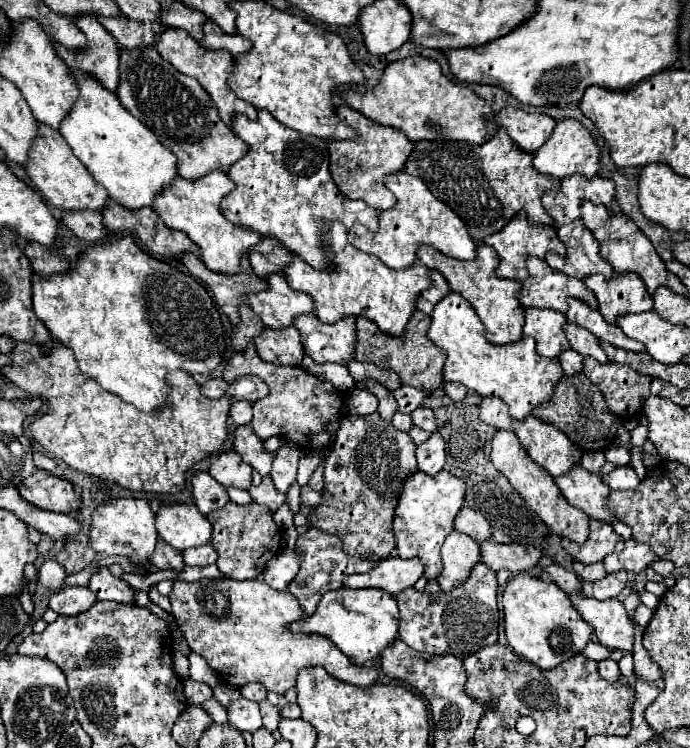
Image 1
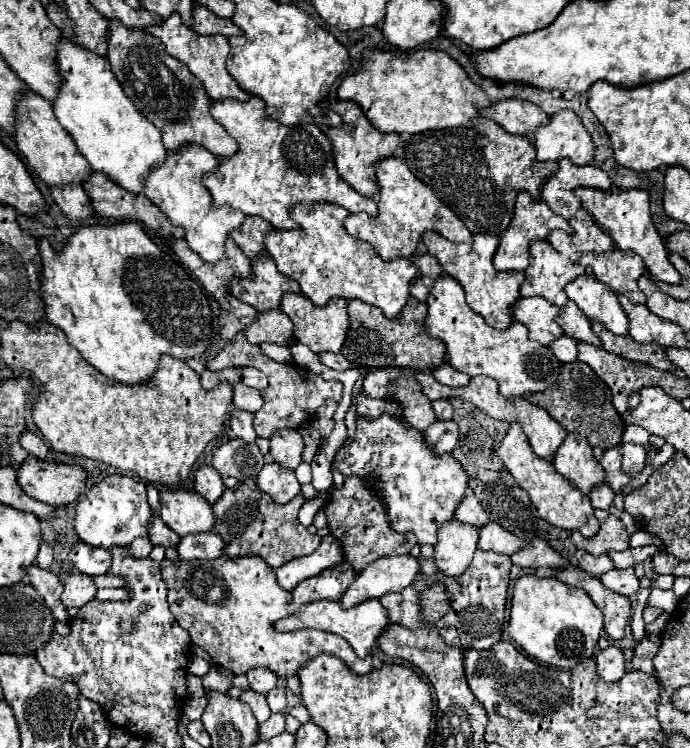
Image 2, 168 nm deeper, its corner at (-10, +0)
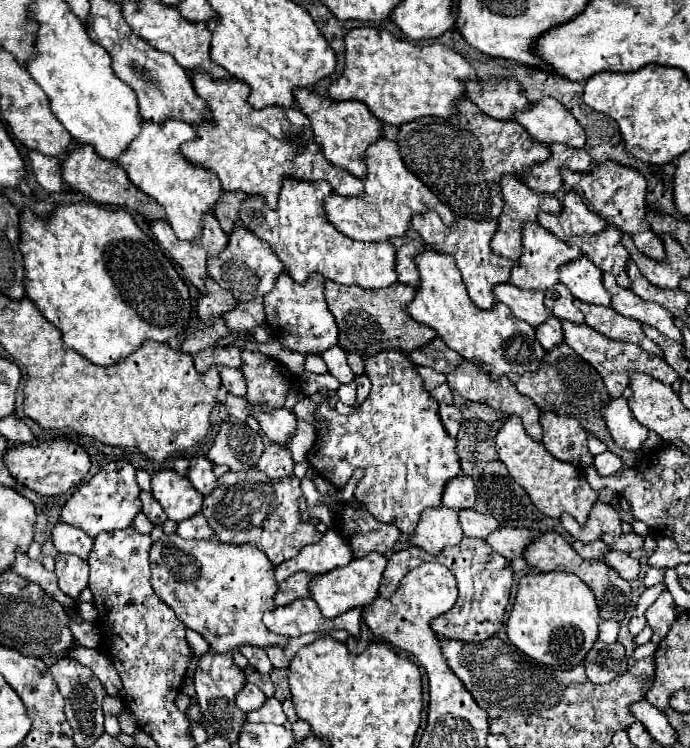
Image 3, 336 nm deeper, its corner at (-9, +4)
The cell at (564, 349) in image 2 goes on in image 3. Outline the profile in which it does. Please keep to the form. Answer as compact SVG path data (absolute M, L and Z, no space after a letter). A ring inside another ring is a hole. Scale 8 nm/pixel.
M549 318L545 324L541 324L537 328L537 340L541 342L541 346L545 350L549 348L555 348L563 342L563 328L561 328L561 322L557 318Z

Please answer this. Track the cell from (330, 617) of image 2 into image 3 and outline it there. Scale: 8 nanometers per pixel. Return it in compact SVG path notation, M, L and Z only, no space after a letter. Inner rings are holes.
M311 598L295 600L287 606L279 606L273 612L263 616L263 624L281 636L301 636L305 632L329 632L329 630L347 630L353 638L359 636L363 610L355 608L337 618L325 618L319 612L319 606Z

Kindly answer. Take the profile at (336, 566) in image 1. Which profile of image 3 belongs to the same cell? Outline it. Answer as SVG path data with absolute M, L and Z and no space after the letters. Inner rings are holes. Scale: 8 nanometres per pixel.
M297 572L291 578L287 578L285 582L279 584L279 592L275 596L275 604L277 606L285 606L297 598L307 598L309 596L309 584L315 578L315 574L309 572Z

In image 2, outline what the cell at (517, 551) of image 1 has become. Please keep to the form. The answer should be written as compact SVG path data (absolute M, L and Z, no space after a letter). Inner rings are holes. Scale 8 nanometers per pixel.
M496 522L482 526L478 530L478 534L480 534L480 540L478 540L480 550L492 550L492 552L498 552L498 554L508 554L508 556L510 556L510 552L516 552L516 550L524 548L524 544L528 544L526 540L504 530Z

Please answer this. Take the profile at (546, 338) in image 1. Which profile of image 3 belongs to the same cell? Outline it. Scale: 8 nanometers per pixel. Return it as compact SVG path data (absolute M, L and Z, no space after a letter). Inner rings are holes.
M499 284L493 288L493 294L495 294L497 302L507 304L519 320L525 320L533 328L537 328L539 324L547 322L547 318L553 316L543 304L543 300L545 300L543 292L519 290L513 284Z

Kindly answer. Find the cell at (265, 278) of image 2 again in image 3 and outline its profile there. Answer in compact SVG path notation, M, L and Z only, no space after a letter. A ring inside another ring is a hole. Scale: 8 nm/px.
M237 226L233 230L233 234L229 236L229 244L227 248L217 256L211 258L207 264L207 274L225 290L229 290L237 300L245 302L251 300L255 296L265 296L273 290L273 284L277 282L279 274L283 274L283 262L277 260L277 256L273 254L273 250L269 248L269 244L265 240L259 240L257 236L253 236L247 228Z

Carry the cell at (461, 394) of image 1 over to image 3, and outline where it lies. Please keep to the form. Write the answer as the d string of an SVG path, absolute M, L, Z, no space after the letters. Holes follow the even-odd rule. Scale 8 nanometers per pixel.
M435 338L427 346L413 352L409 356L409 360L417 366L429 366L435 372L441 372L445 376L451 374L463 362L463 358L455 350L451 350L441 338Z

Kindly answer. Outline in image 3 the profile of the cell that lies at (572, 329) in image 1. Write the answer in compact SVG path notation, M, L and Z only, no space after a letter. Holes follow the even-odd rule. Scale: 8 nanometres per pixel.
M555 284L551 290L545 292L545 306L559 320L569 320L569 322L575 322L575 324L585 324L581 310L575 308L575 304L573 304L573 294L563 284Z

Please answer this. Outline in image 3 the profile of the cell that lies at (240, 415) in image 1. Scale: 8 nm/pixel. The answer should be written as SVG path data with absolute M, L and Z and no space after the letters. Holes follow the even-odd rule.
M221 368L221 384L229 394L235 394L235 396L247 394L247 386L245 386L245 378L243 378L241 370Z

